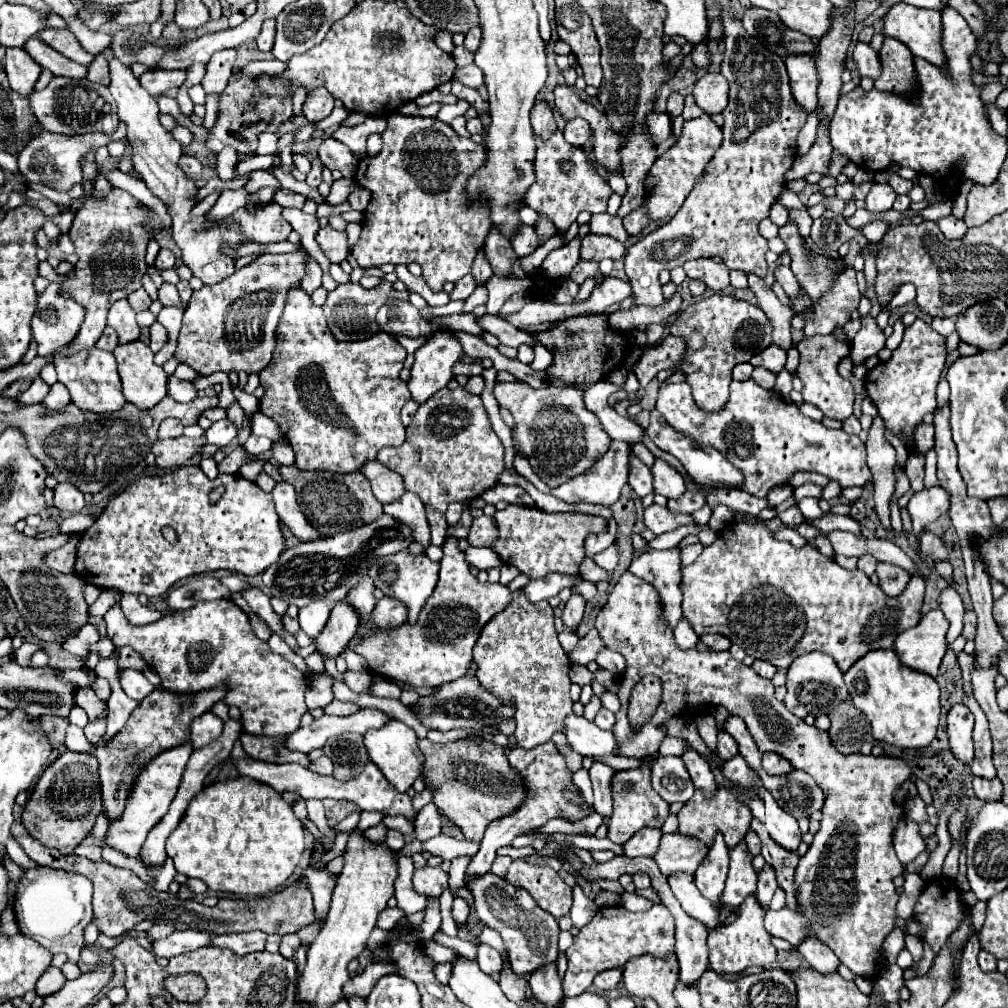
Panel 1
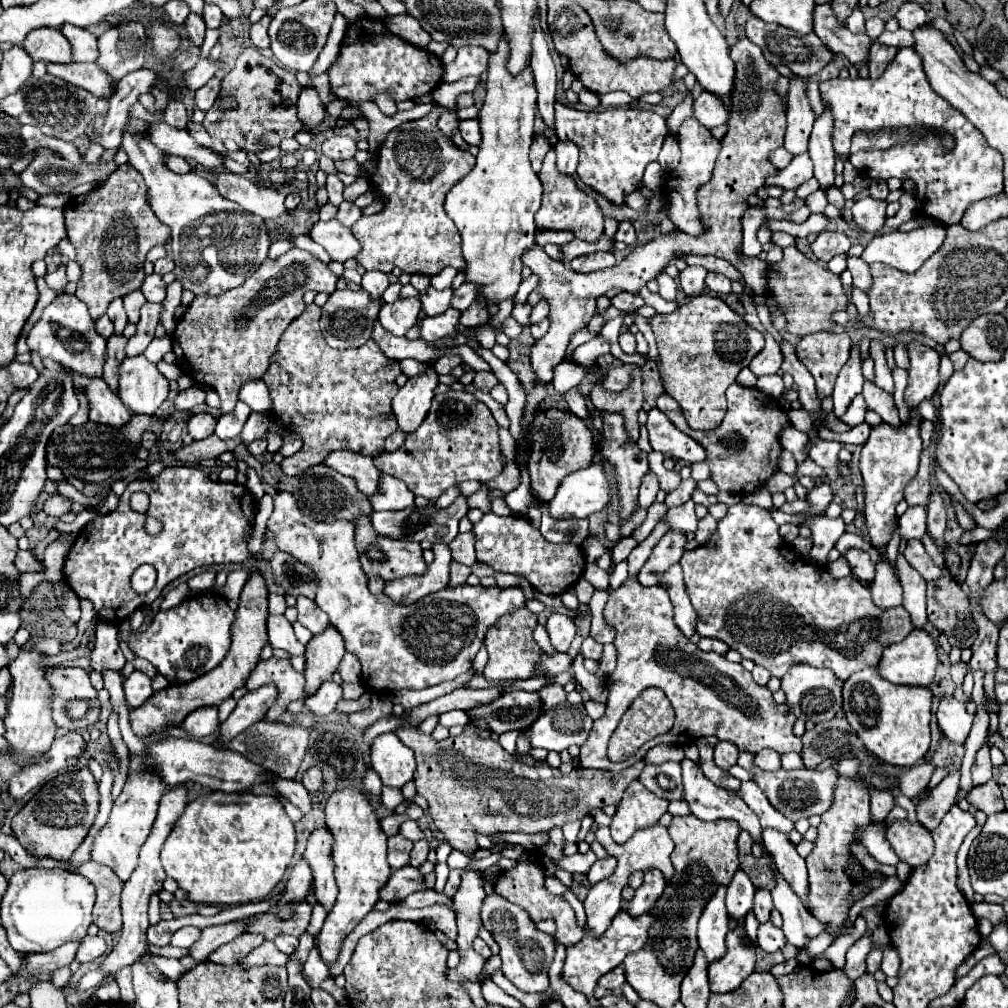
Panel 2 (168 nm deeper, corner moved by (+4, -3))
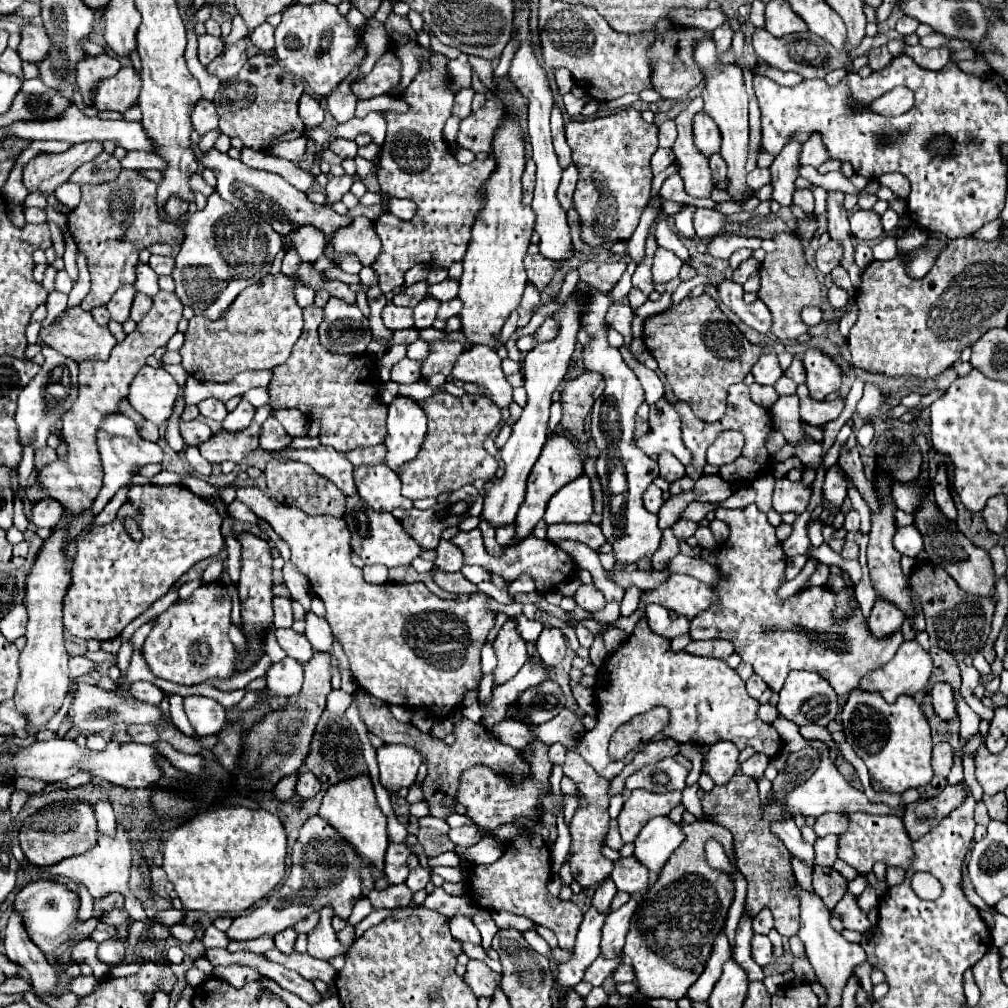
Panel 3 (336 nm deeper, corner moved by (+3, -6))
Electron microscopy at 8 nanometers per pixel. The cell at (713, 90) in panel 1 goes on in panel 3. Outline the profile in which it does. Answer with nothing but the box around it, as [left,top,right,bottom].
[693,112,721,156]

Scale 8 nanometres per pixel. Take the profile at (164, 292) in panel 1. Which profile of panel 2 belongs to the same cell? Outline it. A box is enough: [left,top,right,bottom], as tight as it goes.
[140,273,166,303]

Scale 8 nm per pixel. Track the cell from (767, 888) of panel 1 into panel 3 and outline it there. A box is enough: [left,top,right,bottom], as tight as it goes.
[753,908,773,934]

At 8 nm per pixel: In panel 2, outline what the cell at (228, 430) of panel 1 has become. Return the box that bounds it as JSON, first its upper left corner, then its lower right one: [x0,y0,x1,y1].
[214,403,252,439]

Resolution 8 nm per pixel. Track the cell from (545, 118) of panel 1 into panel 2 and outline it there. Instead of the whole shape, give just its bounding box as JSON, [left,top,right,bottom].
[530,137,550,173]

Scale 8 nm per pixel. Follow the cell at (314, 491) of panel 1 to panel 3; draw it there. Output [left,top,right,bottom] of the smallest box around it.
[263,460,347,518]

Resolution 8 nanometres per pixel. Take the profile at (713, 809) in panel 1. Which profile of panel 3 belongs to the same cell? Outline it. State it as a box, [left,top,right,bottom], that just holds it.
[623,820,735,1000]

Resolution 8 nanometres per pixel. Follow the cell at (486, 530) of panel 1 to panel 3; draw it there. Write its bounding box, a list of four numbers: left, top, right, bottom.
[435,540,463,572]

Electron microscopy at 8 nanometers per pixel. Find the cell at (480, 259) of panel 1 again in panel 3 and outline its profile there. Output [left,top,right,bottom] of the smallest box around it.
[437,298,463,320]

